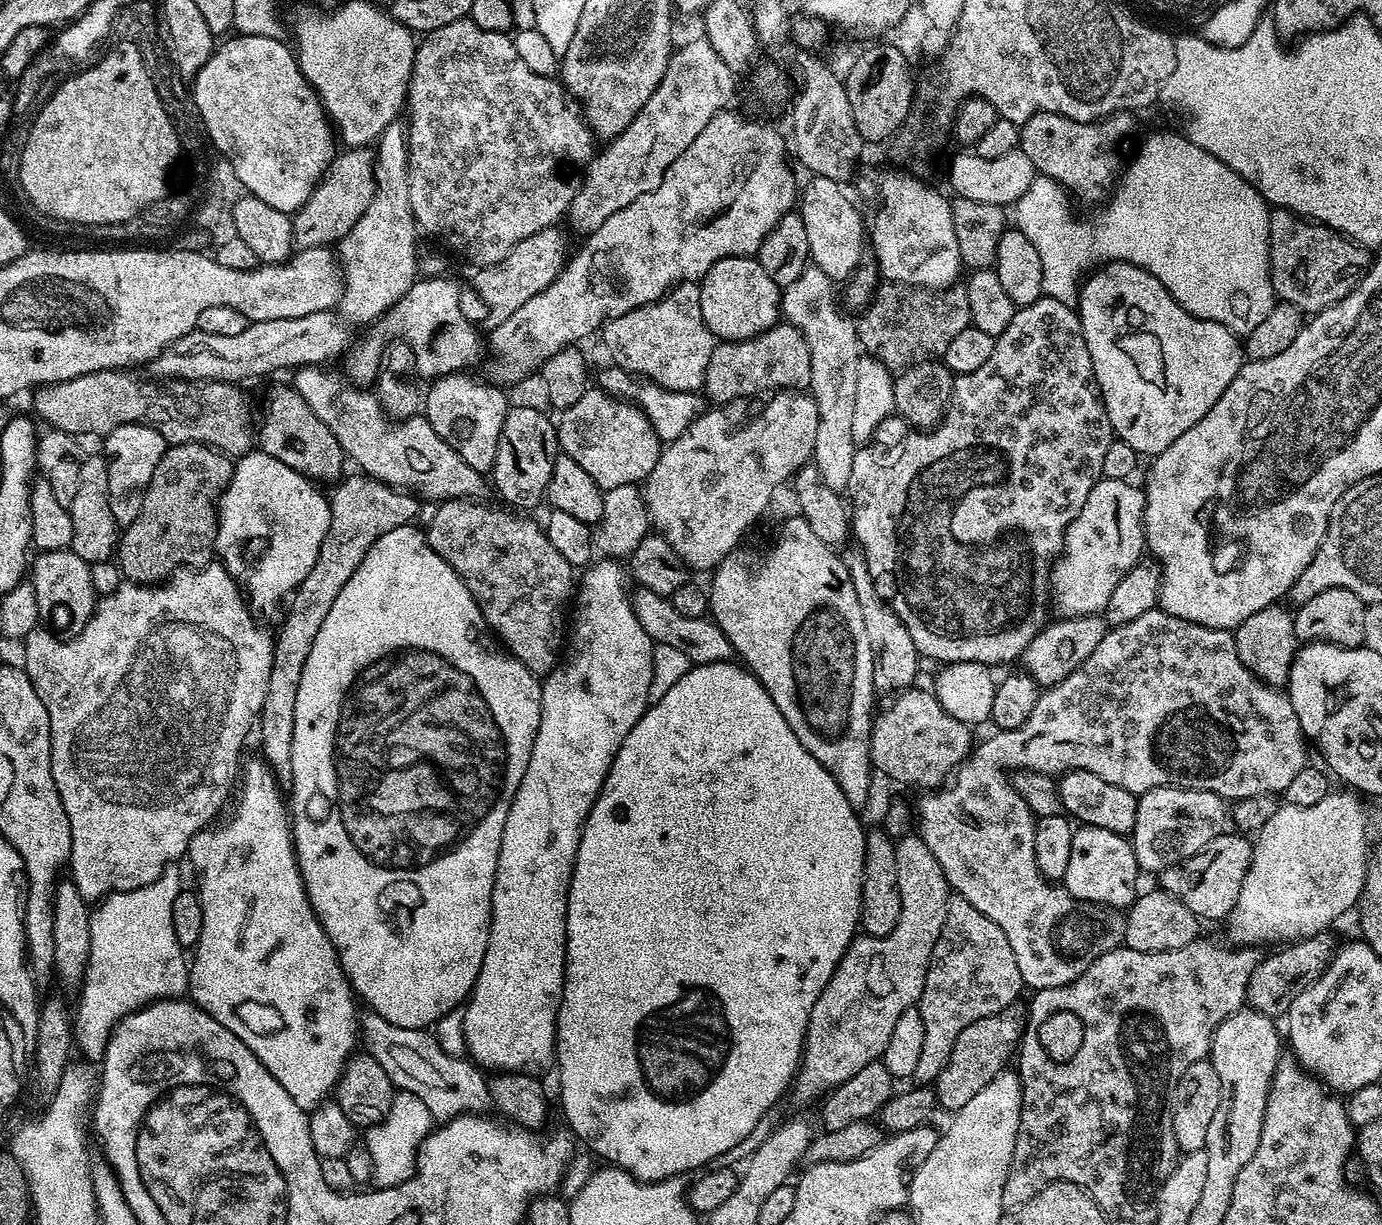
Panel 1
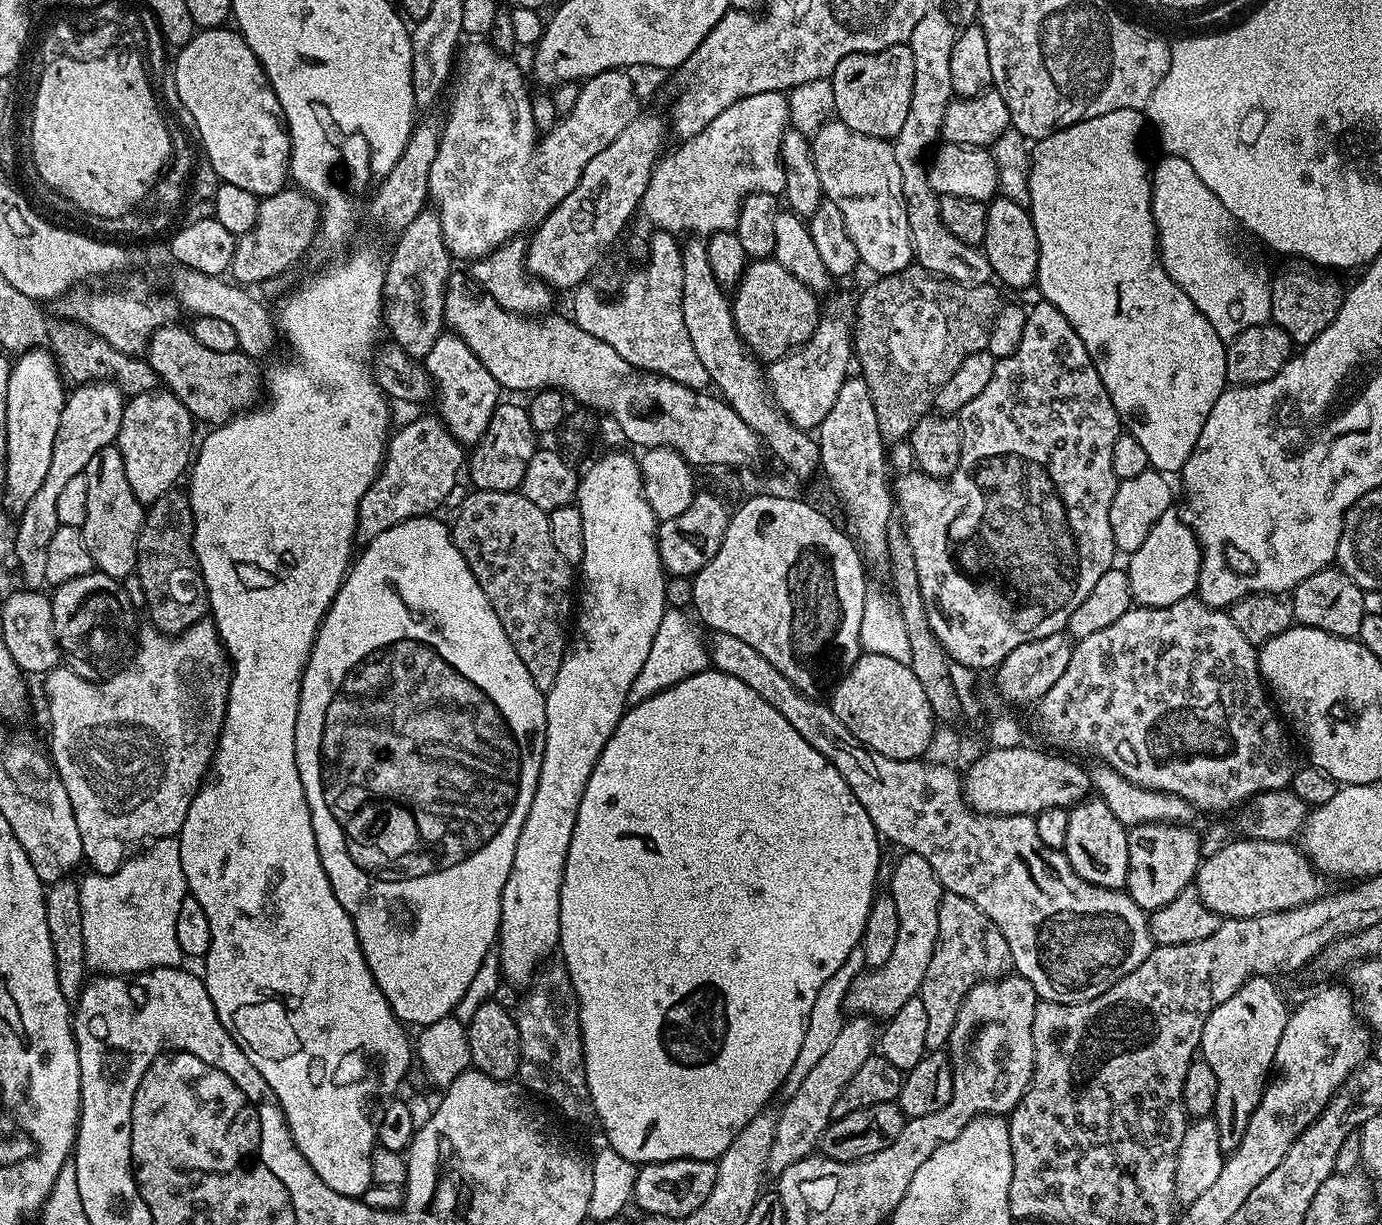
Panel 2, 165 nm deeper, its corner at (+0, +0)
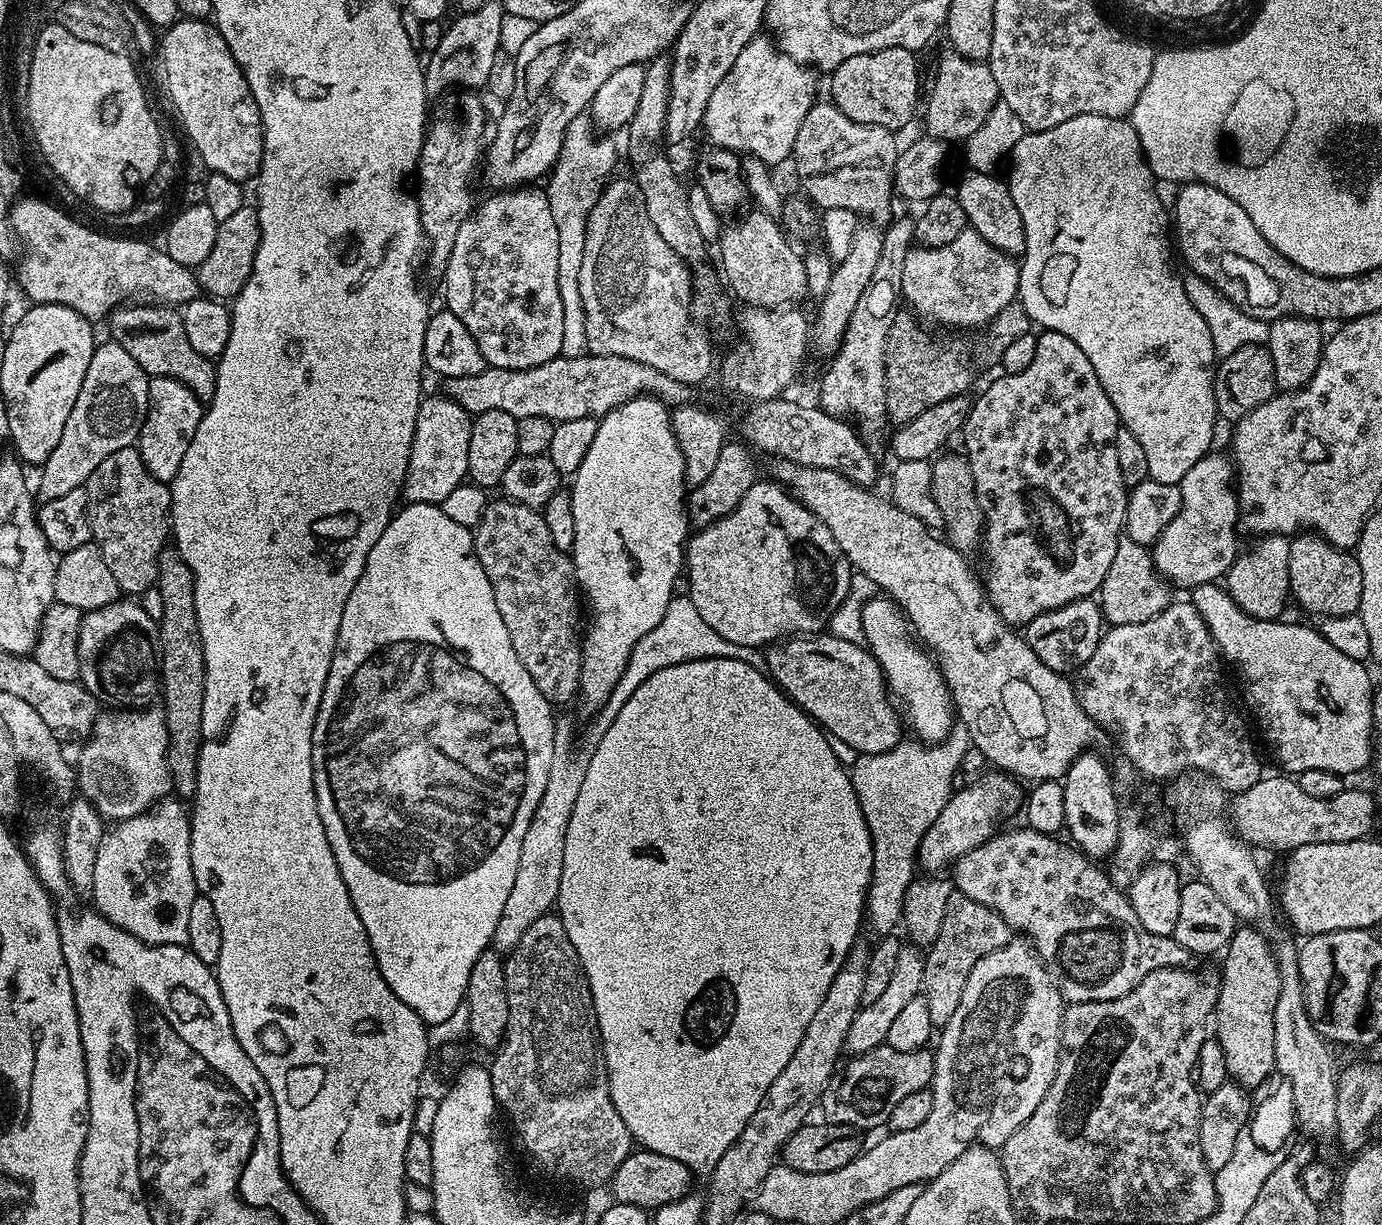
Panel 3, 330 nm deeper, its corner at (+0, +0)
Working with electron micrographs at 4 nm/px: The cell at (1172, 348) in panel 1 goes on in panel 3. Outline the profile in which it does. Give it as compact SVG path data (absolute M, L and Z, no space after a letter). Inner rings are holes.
M1082 114L1078 118L1070 118L1070 122L1062 122L1062 126L1054 126L1050 130L1042 130L1041 132L1025 131L1023 138L1012 147L1010 153L1010 161L1012 160L1012 169L1006 175L1006 183L1010 190L1010 198L1014 198L1014 206L1018 206L1018 210L1022 214L1022 226L1026 230L1026 246L1024 247L1024 255L1019 261L1020 265L1020 290L1018 293L1018 303L1026 310L1026 314L1031 318L1033 325L1039 326L1041 329L1049 332L1057 332L1058 334L1066 334L1066 338L1078 342L1078 350L1082 350L1082 354L1086 354L1086 358L1090 358L1090 366L1094 366L1094 374L1098 374L1098 382L1102 382L1102 390L1106 390L1106 398L1110 398L1110 402L1114 406L1114 410L1118 414L1121 425L1130 430L1130 434L1134 434L1134 438L1138 438L1142 451L1146 453L1146 466L1148 467L1149 477L1158 482L1166 482L1167 484L1179 484L1180 480L1186 474L1186 470L1190 470L1190 466L1194 466L1194 462L1198 462L1204 456L1207 456L1213 447L1212 435L1216 432L1216 424L1218 425L1218 417L1216 414L1216 403L1214 402L1214 378L1216 377L1216 366L1218 357L1214 350L1214 338L1210 338L1210 326L1206 326L1206 318L1202 318L1202 314L1198 314L1198 310L1194 310L1194 302L1190 302L1190 298L1184 289L1184 281L1181 273L1176 273L1172 269L1172 252L1168 249L1168 240L1170 244L1170 216L1166 211L1166 205L1162 199L1161 193L1156 193L1158 181L1152 174L1151 168L1148 167L1147 160L1144 159L1144 151L1140 148L1140 139L1134 130L1134 126L1124 118L1106 118L1102 114Z

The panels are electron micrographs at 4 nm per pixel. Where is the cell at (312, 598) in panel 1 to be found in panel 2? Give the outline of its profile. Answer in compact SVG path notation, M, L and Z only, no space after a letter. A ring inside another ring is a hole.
M439 415L420 416L409 424L391 433L388 446L384 454L384 463L380 472L374 478L370 490L362 494L362 502L358 506L356 530L361 541L374 539L382 530L390 530L390 526L398 526L398 522L406 522L410 518L433 515L436 507L456 488L456 479L462 476L462 469L466 464L466 448L457 442L454 434L440 419Z

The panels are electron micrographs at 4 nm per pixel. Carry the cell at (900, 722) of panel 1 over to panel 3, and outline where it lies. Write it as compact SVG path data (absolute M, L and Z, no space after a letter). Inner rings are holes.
M813 634L807 638L784 638L779 642L771 645L764 652L764 657L768 663L767 675L771 677L777 688L784 693L787 699L793 700L817 725L822 726L823 731L827 733L833 741L841 740L848 748L853 748L853 753L866 755L882 754L889 751L897 744L901 743L900 724L902 728L902 716L898 711L897 705L894 703L893 697L890 695L890 689L887 680L884 679L884 672L880 668L880 663L874 659L871 651L863 643L855 644L854 642L843 641L842 638L834 637L831 634Z

